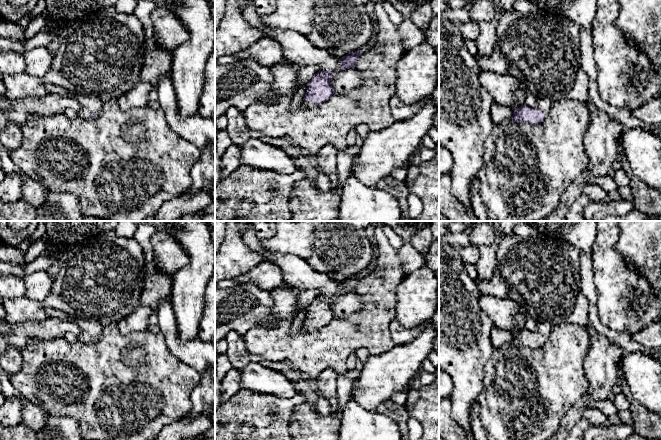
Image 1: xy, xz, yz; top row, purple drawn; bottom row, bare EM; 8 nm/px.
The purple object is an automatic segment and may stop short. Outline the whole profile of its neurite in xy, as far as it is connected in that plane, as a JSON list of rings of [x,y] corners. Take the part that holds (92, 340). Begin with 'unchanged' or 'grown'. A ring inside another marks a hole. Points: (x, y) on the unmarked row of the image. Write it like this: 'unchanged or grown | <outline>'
grown | [[[50,307],[45,308],[45,312],[48,318],[59,318],[62,321],[75,323],[81,329],[81,333],[78,335],[78,340],[83,343],[94,343],[101,336],[103,325],[97,321],[79,319]]]

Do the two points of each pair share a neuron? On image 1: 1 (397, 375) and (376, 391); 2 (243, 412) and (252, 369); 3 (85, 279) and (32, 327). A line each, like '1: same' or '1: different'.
1: same
2: different
3: different

